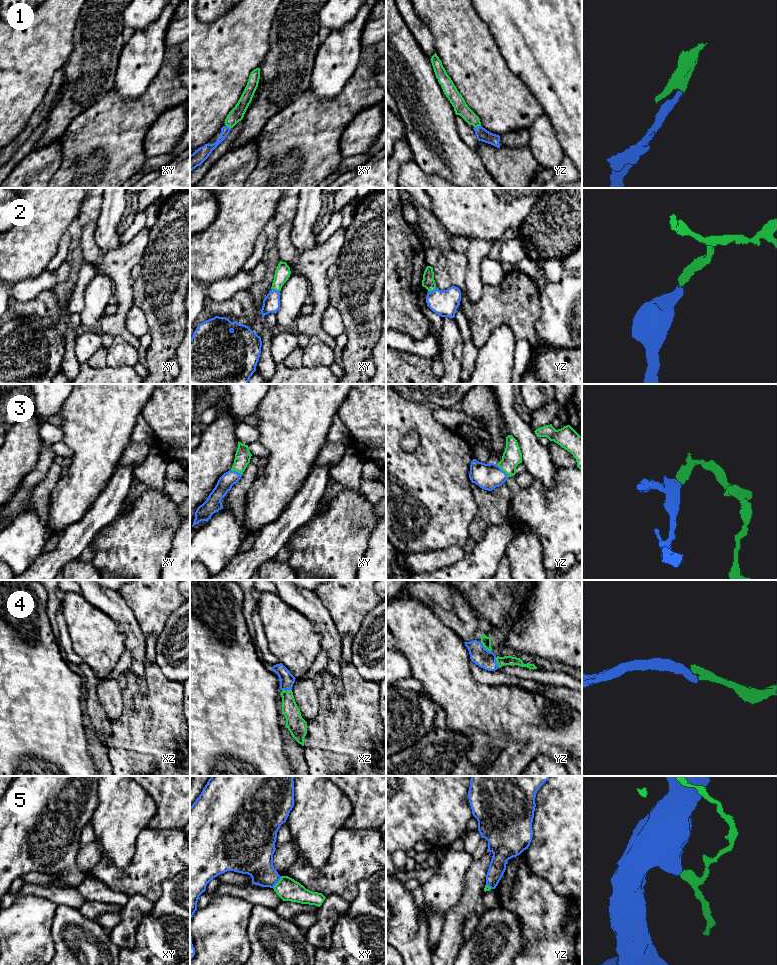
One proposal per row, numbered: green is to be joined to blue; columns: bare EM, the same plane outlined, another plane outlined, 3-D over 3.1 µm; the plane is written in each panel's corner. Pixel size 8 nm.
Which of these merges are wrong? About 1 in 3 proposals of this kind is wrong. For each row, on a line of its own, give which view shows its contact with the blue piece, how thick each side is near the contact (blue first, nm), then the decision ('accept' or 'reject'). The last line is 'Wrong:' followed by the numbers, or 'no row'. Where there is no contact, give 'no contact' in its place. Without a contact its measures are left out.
1: contact in yz; calibres 100 and 110 nm; accept
2: contact in yz; calibres 200 and 100 nm; accept
3: contact in yz; calibres 200 and 160 nm; accept
4: contact in yz; calibres 150 and 80 nm; accept
5: contact in xy; calibres 280 and 180 nm; reject
Wrong: 5

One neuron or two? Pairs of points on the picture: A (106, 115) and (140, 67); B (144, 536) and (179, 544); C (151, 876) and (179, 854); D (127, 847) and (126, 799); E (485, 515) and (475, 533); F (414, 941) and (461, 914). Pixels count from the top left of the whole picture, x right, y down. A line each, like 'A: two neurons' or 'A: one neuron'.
A: two neurons
B: two neurons
C: one neuron
D: one neuron
E: one neuron
F: two neurons

